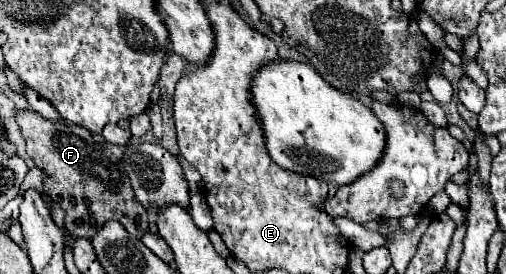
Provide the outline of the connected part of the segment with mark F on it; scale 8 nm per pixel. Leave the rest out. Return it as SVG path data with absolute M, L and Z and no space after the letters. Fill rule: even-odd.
M20 109L16 113L16 121L26 141L28 159L46 173L46 179L42 181L44 193L66 211L64 231L68 235L92 239L92 235L110 219L120 221L134 237L148 231L148 213L134 199L130 181L122 171L122 163L120 159L116 161L108 145L96 143L92 133L80 125L54 123L36 111Z

